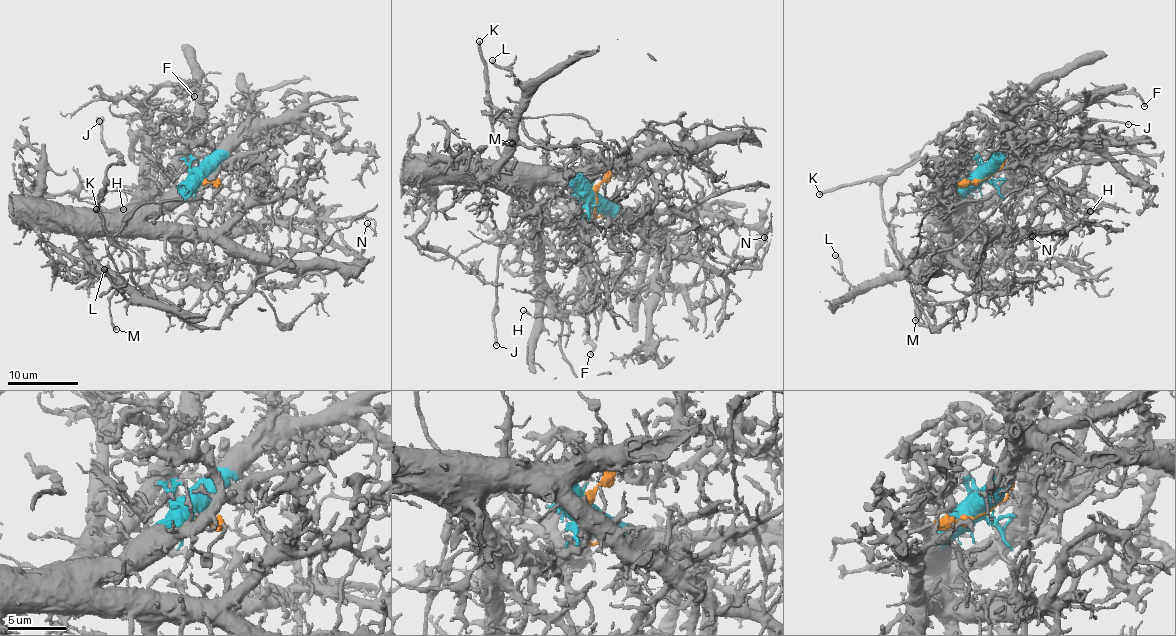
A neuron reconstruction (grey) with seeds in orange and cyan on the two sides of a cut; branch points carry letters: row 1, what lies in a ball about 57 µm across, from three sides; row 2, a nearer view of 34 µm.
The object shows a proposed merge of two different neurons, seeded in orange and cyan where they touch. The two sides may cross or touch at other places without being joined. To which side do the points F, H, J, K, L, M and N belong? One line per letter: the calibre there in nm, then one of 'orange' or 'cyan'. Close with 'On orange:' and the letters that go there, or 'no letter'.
F: 280 nm | cyan
H: 200 nm | cyan
J: 240 nm | orange
K: 360 nm | orange
L: 280 nm | cyan
M: 240 nm | cyan
N: 220 nm | cyan
On orange: J, K

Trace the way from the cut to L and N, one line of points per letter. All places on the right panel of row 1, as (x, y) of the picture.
L: (985, 178), (967, 191), (960, 216), (945, 230), (947, 248), (928, 267), (854, 287), (835, 254)
N: (985, 178), (968, 192), (967, 205), (957, 215), (974, 232), (1062, 234), (1031, 234), (1020, 241), (1032, 237)

